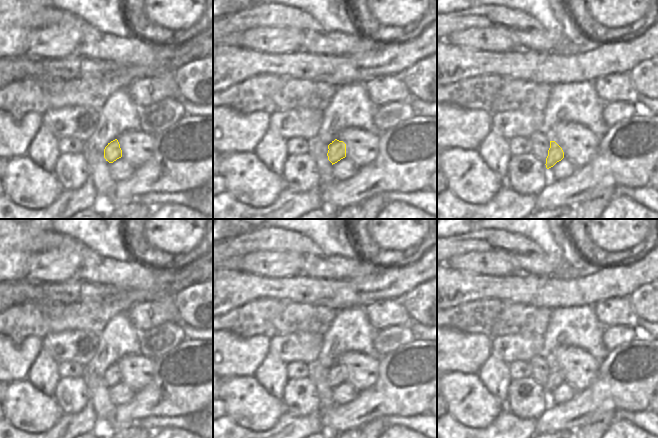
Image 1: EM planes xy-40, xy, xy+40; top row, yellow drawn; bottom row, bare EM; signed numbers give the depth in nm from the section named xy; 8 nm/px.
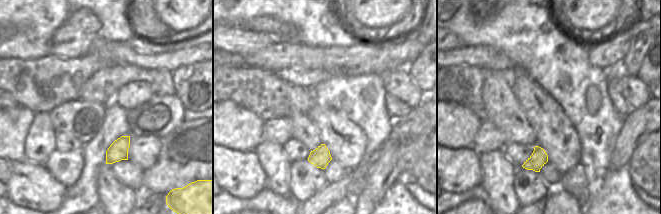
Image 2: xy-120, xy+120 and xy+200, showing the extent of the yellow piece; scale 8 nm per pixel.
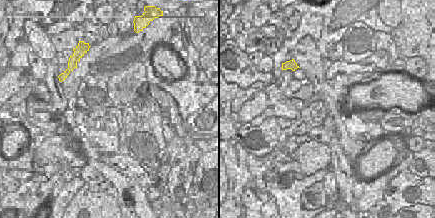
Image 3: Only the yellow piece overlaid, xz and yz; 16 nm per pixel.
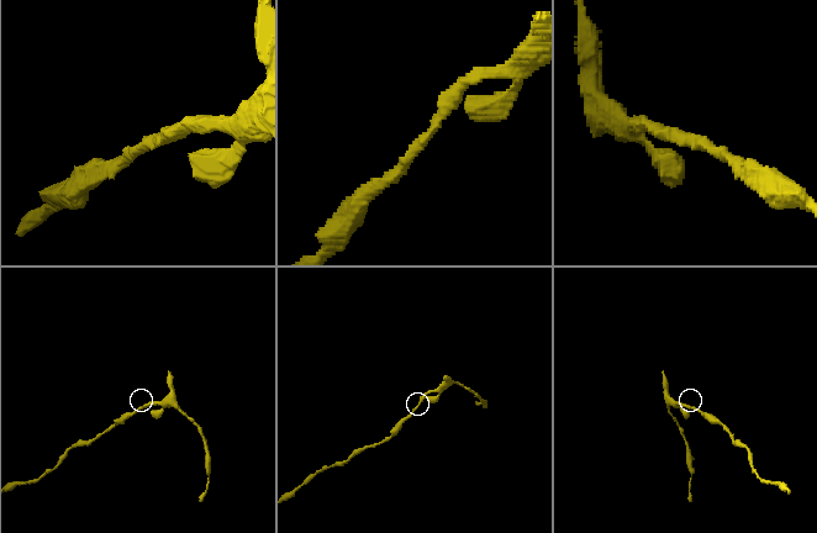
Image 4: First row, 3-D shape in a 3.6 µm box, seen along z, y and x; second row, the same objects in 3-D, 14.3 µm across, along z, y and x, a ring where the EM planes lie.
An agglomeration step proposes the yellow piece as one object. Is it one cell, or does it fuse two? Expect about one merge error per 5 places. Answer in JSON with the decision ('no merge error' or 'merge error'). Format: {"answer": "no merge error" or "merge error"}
{"answer": "no merge error"}

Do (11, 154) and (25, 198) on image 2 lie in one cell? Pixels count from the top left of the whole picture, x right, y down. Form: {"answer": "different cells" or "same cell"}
{"answer": "different cells"}

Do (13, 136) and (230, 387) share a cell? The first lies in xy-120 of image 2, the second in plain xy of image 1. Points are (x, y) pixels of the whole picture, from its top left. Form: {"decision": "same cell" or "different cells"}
{"decision": "different cells"}

